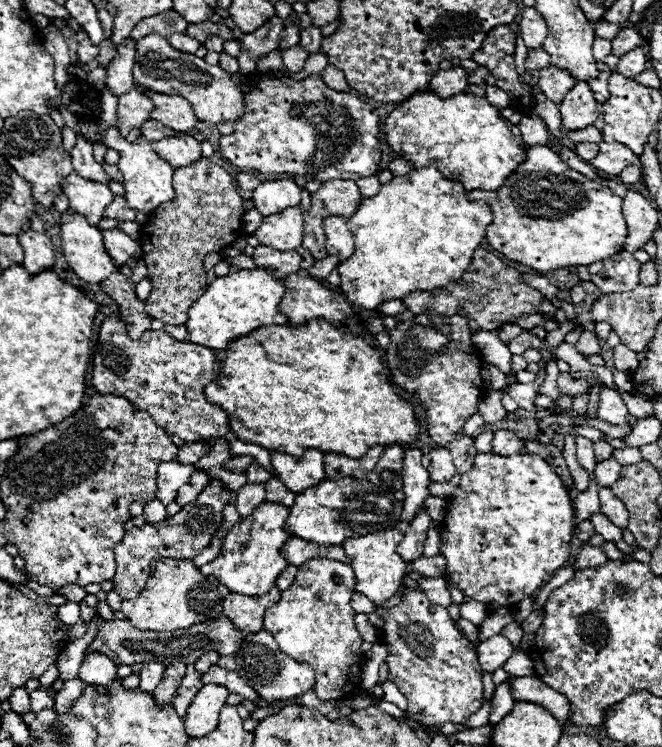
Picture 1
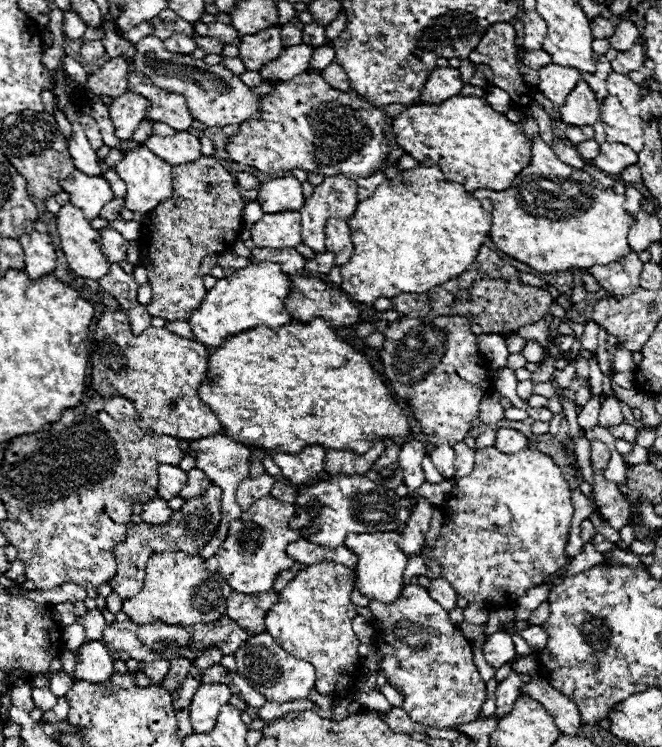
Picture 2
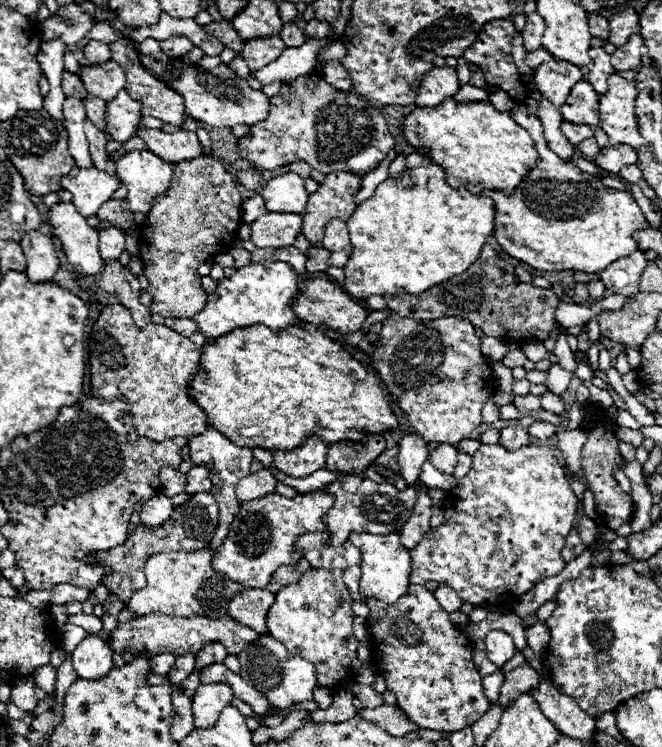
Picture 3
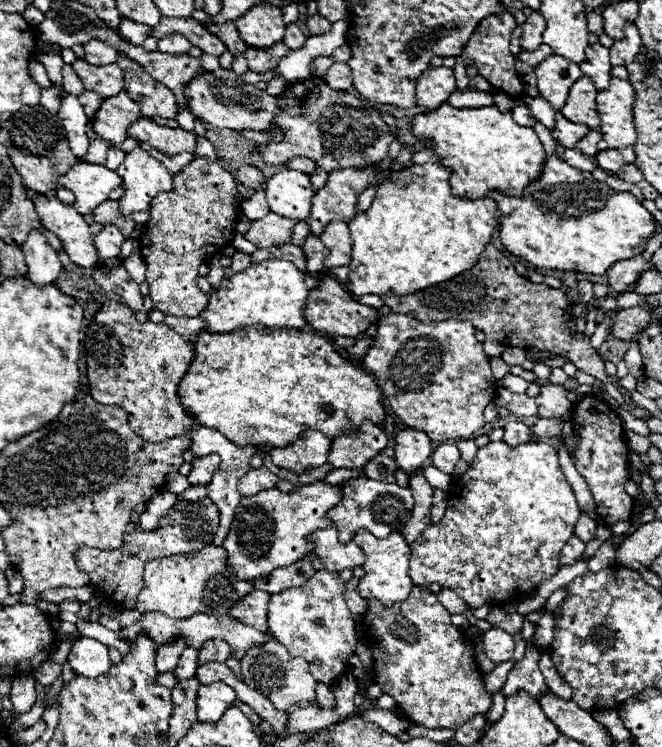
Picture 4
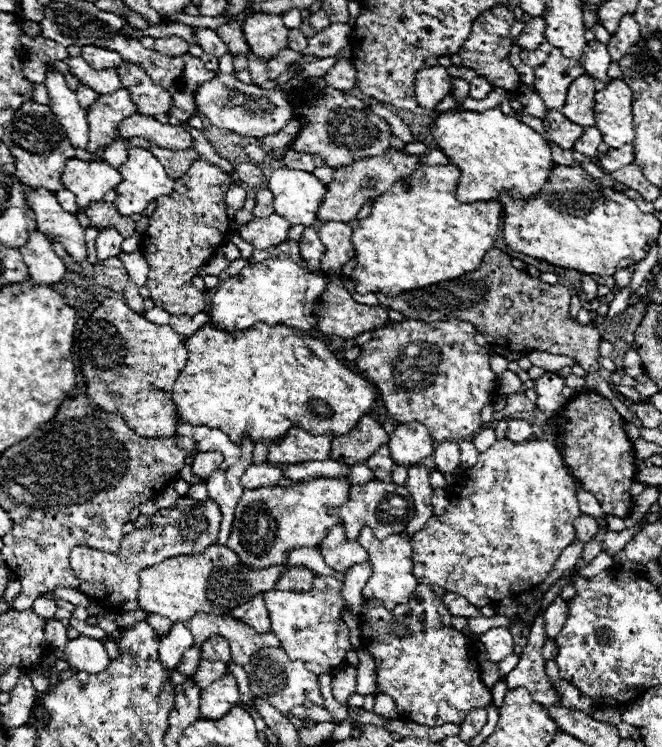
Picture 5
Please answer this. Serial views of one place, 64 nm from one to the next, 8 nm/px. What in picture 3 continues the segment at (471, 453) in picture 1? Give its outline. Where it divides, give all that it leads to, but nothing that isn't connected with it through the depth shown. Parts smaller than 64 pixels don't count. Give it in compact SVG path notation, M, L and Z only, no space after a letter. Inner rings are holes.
M458 448L458 462L454 470L454 478L464 478L472 468L472 456L466 454L462 448Z

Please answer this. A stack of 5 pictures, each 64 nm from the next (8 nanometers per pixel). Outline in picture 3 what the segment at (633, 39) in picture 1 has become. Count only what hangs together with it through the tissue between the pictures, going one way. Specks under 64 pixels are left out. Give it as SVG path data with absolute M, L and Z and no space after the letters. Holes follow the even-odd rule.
M628 6L624 10L618 10L610 18L610 36L608 42L616 48L624 46L632 34L638 34L638 14Z

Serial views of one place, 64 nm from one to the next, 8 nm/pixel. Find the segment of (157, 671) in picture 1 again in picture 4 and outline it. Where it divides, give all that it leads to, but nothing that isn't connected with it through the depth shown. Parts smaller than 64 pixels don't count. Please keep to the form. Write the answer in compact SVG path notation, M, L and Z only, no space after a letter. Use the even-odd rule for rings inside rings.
M174 640L170 644L164 644L158 648L156 652L156 670L162 672L172 672L178 664L178 658L182 654L182 650L186 648L186 644L182 640Z

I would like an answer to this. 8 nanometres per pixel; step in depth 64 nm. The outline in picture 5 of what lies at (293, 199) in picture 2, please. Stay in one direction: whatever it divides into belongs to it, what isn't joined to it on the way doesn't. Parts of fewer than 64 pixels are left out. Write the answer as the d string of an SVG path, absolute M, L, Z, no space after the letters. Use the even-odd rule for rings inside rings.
M278 168L268 178L268 190L274 194L274 212L292 226L316 224L316 208L324 194L324 184L310 172Z

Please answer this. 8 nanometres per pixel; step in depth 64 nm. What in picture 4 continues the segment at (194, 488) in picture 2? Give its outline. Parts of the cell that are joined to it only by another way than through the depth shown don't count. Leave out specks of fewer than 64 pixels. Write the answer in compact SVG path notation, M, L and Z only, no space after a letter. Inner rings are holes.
M204 456L204 458L196 458L192 462L192 470L186 476L190 486L206 486L212 480L212 474L216 472L220 464L220 456Z

